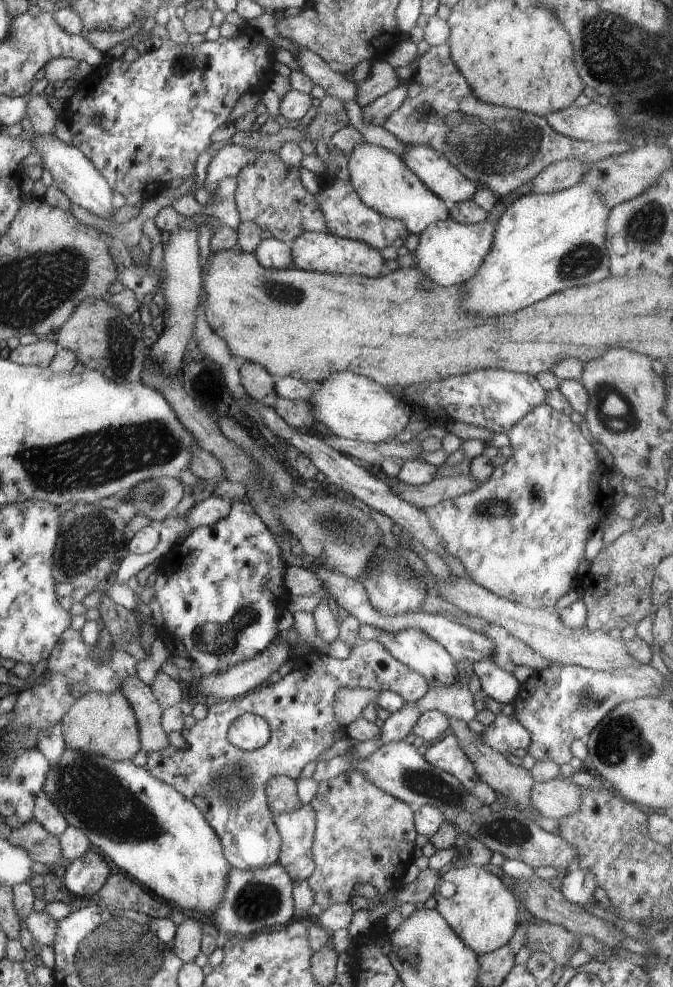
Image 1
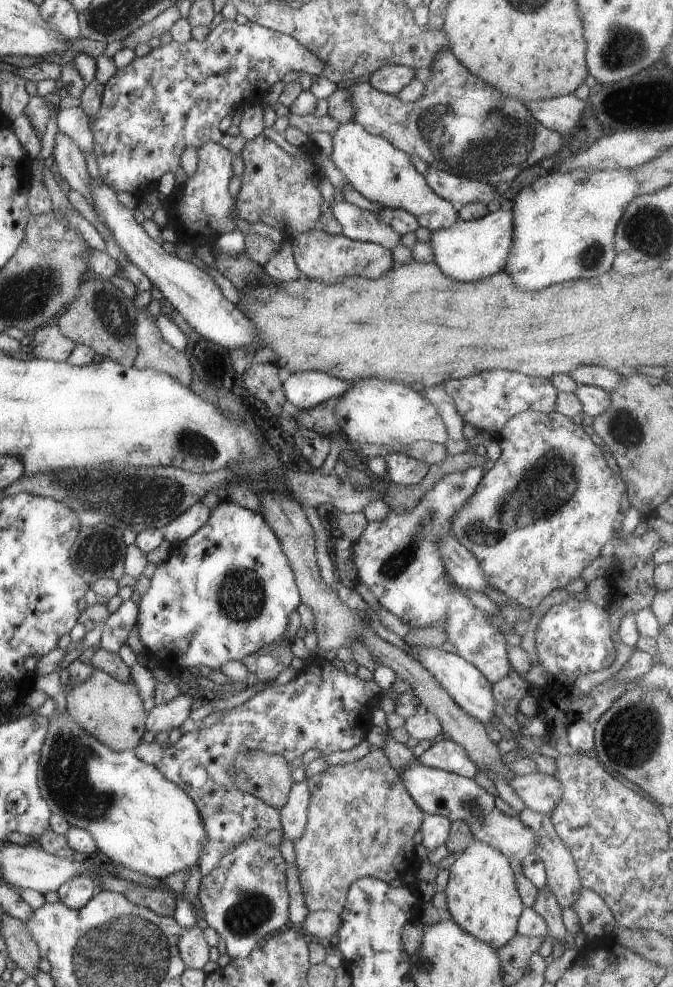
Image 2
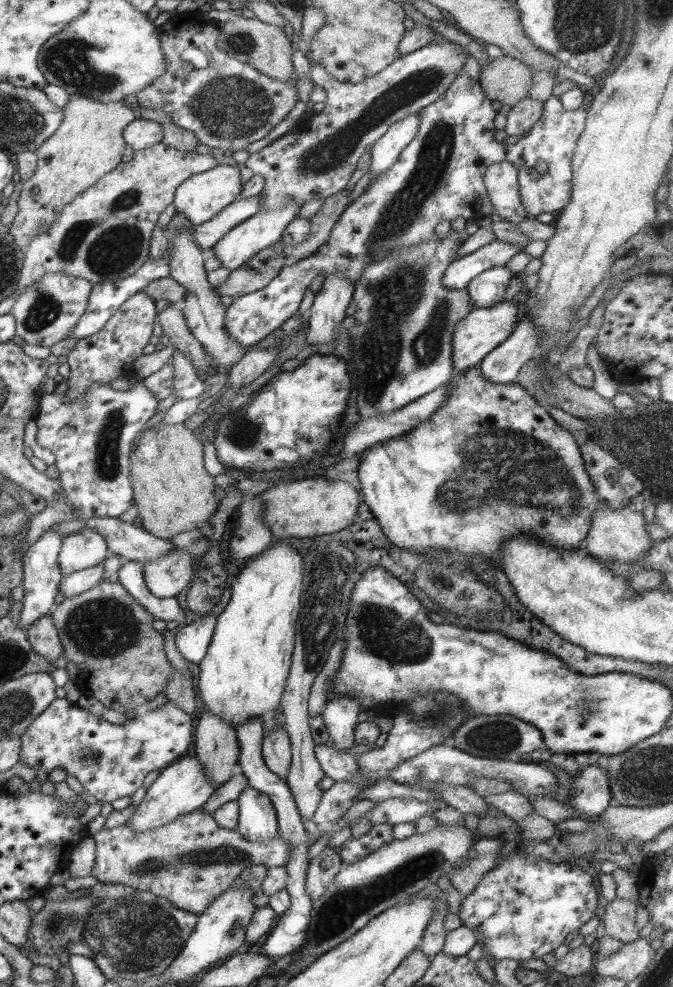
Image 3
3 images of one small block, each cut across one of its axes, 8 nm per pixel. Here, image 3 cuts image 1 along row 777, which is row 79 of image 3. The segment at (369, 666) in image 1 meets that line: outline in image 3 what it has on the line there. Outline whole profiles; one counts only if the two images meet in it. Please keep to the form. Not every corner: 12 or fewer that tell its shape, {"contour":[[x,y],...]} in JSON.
{"contour":[[198,12],[157,28],[164,73],[135,108],[242,151],[299,101],[218,46]]}

